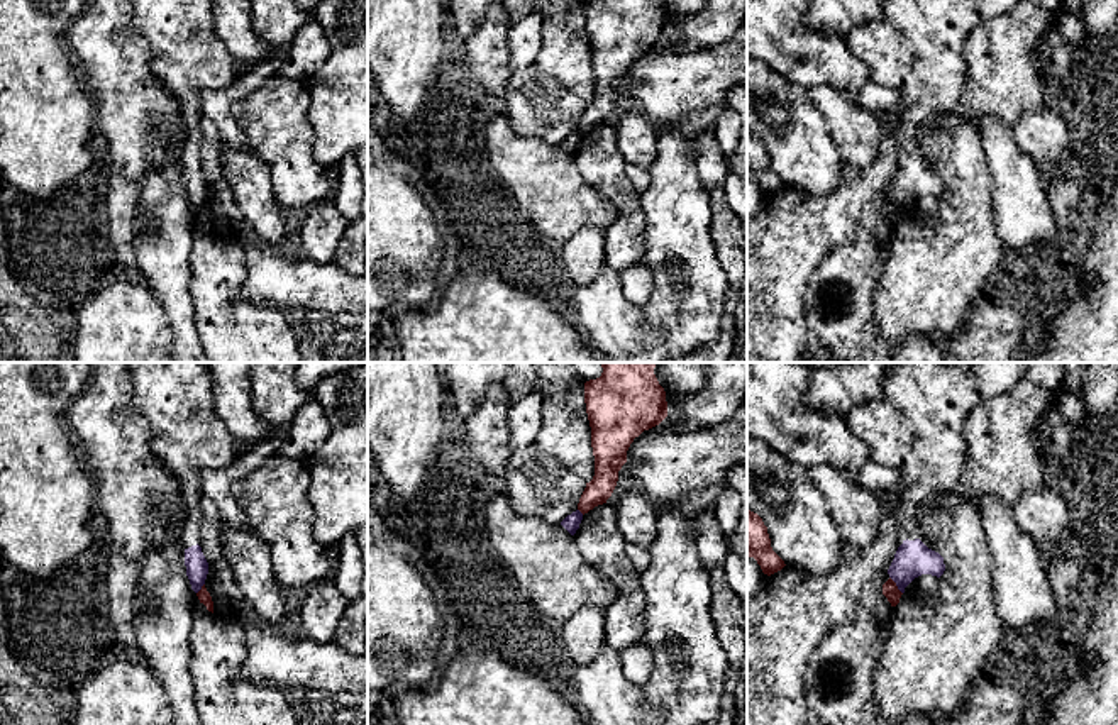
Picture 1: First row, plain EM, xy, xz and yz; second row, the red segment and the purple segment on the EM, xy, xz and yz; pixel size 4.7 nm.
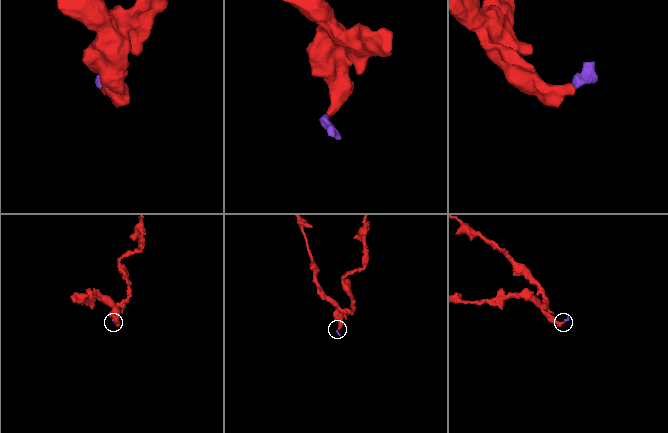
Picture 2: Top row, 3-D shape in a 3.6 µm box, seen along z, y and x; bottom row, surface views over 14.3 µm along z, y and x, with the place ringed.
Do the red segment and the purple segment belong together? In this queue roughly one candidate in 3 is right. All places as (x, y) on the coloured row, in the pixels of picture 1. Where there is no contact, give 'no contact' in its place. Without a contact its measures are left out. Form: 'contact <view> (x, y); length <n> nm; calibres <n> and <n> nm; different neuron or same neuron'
contact yz (895, 585); length 110 nm; calibres 80 and 170 nm; different neuron

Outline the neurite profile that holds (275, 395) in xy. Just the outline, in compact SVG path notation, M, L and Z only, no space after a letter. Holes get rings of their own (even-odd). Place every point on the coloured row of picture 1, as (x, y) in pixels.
M252 362L251 366L251 403L268 427L264 440L288 425L310 398L295 379L298 364Z

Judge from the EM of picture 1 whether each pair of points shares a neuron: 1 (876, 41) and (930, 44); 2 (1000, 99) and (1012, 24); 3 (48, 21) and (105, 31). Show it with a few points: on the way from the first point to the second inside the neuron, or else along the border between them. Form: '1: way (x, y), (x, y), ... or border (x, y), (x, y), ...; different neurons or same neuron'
1: way (890, 44), (917, 44); same neuron
2: way (1001, 80), (1001, 49), (1007, 43); same neuron
3: border (77, 17), (66, 33), (66, 44), (75, 63); different neurons

